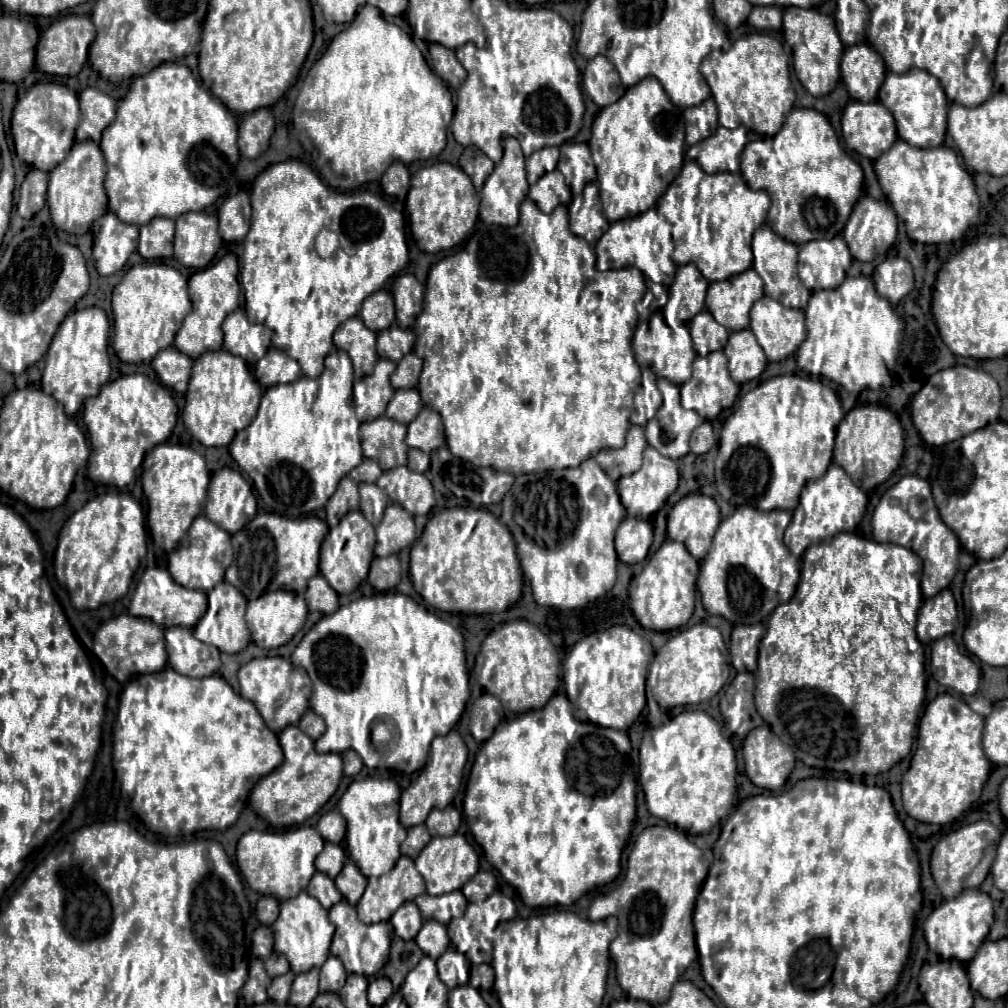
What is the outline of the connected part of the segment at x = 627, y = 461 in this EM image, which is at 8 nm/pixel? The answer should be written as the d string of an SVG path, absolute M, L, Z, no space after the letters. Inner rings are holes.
M632 425L626 435L626 445L622 449L602 449L594 459L608 473L612 481L618 481L624 475L632 475L642 465L642 453L646 449L644 427Z

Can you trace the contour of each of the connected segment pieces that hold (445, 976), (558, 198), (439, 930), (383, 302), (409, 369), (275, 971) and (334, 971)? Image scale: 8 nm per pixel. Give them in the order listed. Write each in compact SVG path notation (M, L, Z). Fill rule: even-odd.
M448 949L438 961L440 979L448 985L448 989L464 985L469 980L469 962L466 956L457 950Z
M554 169L552 173L546 173L534 185L530 185L528 197L544 213L552 213L552 209L556 205L568 205L572 201L572 193L570 193L568 185L564 183L564 175L558 169Z
M426 921L420 929L420 933L416 935L416 943L432 959L440 957L440 953L444 953L444 949L448 949L448 945L450 945L446 927L440 925L438 921Z
M379 290L366 297L362 303L362 311L360 311L360 319L364 321L364 325L368 325L368 329L372 329L374 333L388 329L395 319L395 308L392 295L385 290Z
M408 353L402 357L402 361L398 361L396 371L392 373L390 381L394 389L412 389L418 385L418 377L422 371L422 361L420 357L416 357L414 353Z
M272 953L272 957L268 957L264 961L264 965L266 965L266 971L268 971L270 977L278 977L278 975L284 975L284 973L290 971L290 965L288 965L286 957L280 955L280 953Z
M328 957L326 963L320 967L320 991L340 991L346 981L346 971L338 957Z

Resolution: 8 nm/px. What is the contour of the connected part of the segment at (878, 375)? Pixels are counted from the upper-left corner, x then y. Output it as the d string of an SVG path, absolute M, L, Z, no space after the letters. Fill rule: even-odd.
M848 277L838 289L814 291L806 307L806 327L808 337L796 351L796 363L806 373L828 377L850 393L894 383L888 377L888 369L884 369L884 357L880 353L888 345L900 345L904 323L892 305L876 295L872 279Z

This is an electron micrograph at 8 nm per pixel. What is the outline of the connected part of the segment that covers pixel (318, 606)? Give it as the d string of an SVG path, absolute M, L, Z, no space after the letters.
M316 575L312 577L312 581L308 581L306 603L310 611L334 613L338 609L338 593L328 585L328 581L322 575Z

